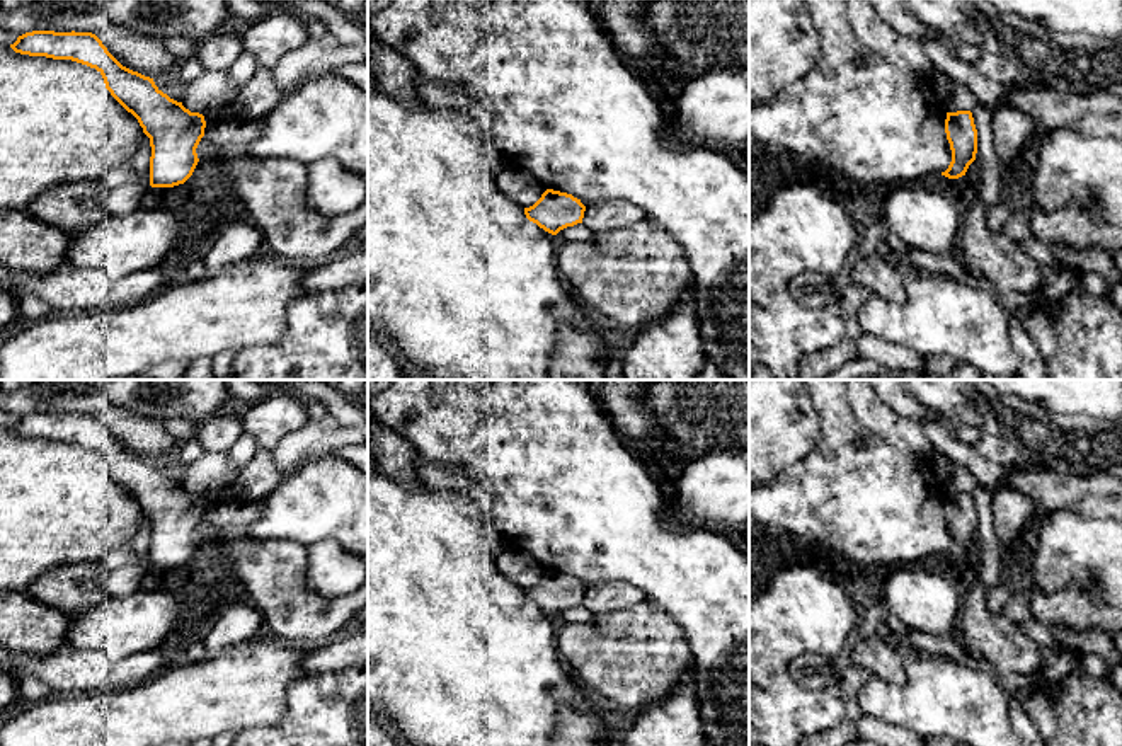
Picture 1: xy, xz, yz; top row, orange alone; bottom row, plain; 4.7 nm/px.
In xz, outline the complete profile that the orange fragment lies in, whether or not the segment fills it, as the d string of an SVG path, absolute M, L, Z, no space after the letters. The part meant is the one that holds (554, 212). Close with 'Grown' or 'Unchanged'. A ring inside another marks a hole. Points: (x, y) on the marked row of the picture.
M547 189L524 215L545 232L557 235L567 227L582 223L586 206L572 194Z. Unchanged

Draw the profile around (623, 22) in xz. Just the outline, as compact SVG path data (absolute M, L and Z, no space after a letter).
M592 0L592 14L613 49L645 85L671 78L647 20L650 0Z

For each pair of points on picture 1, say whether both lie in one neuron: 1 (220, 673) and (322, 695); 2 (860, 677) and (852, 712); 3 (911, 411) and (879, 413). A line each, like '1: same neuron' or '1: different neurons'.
1: different neurons
2: same neuron
3: different neurons

